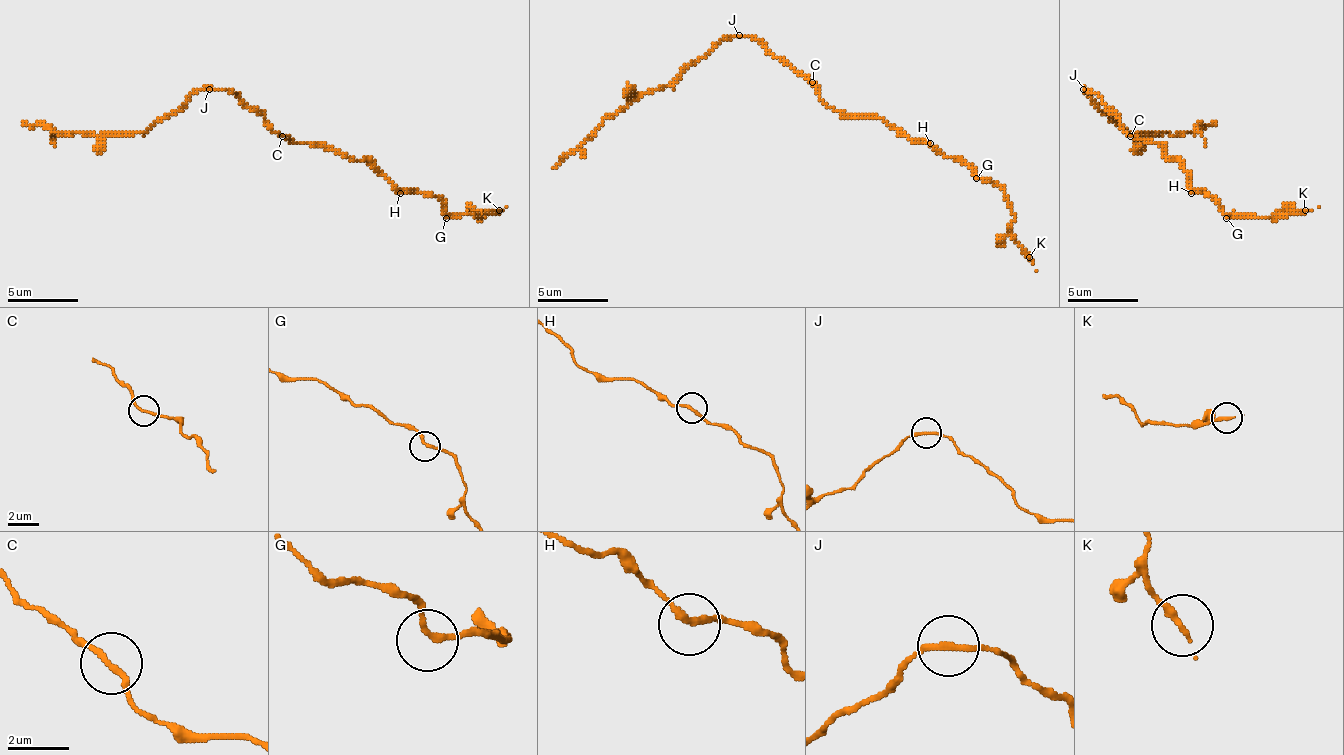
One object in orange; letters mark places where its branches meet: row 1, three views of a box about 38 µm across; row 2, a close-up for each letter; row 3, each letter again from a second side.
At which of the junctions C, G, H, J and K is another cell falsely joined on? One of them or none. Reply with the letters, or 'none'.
J

